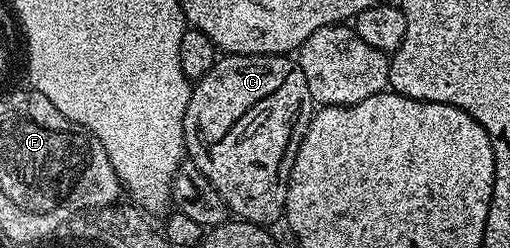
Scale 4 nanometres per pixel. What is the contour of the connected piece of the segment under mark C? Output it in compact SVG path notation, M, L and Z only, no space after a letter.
M228 54L222 57L219 57L218 61L214 63L214 66L205 74L203 78L197 79L193 83L192 89L189 91L188 97L186 99L186 115L184 116L184 140L186 141L186 154L188 155L189 161L193 162L194 167L197 168L205 178L207 178L212 184L212 188L216 188L216 192L220 192L220 196L224 200L227 211L235 219L241 220L243 222L254 222L257 226L266 226L271 224L283 217L286 212L286 197L288 196L288 184L286 183L290 179L290 169L294 163L294 152L295 148L302 143L302 138L306 134L306 129L310 123L311 118L314 116L314 111L316 109L316 103L314 97L308 92L308 80L304 80L304 72L300 72L297 61L293 57L283 56L281 54Z

